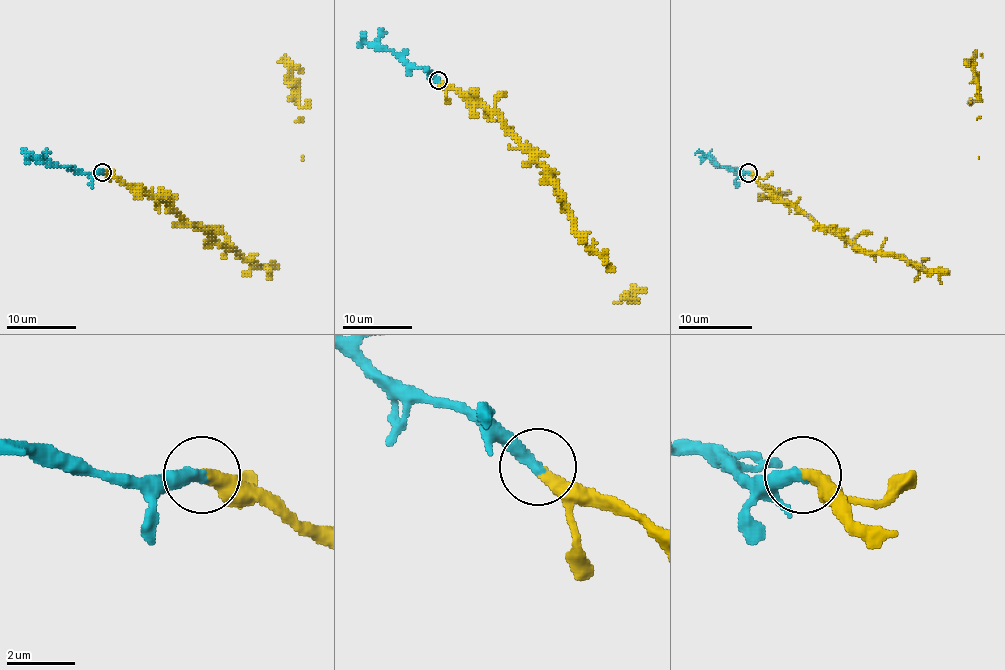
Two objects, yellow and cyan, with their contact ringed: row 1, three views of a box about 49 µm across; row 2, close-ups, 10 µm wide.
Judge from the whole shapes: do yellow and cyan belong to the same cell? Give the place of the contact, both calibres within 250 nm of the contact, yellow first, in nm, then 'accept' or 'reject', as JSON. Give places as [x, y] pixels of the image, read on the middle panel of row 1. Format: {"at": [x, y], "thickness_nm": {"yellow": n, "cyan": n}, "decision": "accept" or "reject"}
{"at": [438, 80], "thickness_nm": {"yellow": 360, "cyan": 400}, "decision": "accept"}

